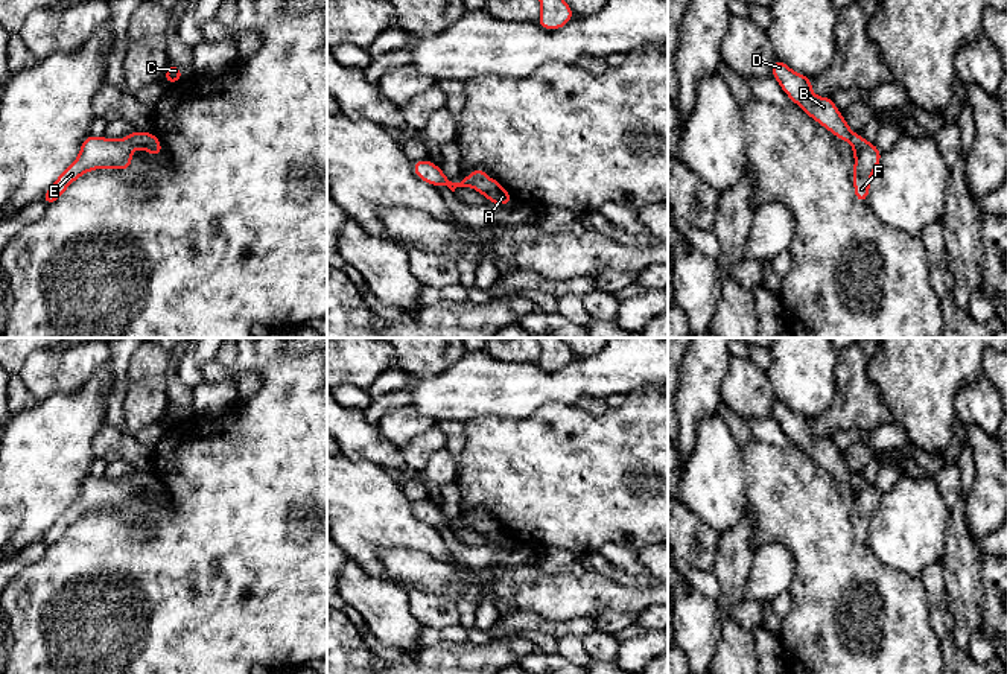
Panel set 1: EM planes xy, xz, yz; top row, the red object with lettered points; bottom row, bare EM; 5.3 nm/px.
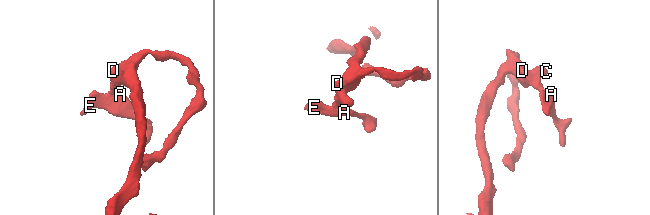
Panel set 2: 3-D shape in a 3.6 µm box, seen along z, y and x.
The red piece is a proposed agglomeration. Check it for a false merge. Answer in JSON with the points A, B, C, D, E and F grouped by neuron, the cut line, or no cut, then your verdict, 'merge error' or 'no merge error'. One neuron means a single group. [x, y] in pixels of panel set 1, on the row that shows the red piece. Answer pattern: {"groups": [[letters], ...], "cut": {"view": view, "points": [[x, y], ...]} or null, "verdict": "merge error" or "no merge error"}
{"groups": [["A", "B", "C", "D", "E", "F"]], "cut": null, "verdict": "no merge error"}

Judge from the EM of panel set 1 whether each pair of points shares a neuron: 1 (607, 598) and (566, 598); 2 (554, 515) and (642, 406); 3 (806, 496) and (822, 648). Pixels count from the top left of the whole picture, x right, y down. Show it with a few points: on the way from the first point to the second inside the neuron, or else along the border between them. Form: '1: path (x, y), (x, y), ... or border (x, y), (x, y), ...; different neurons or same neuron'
1: path (597, 600), (577, 598); same neuron
2: path (581, 487), (635, 434); same neuron
3: path (820, 534), (822, 610); same neuron

